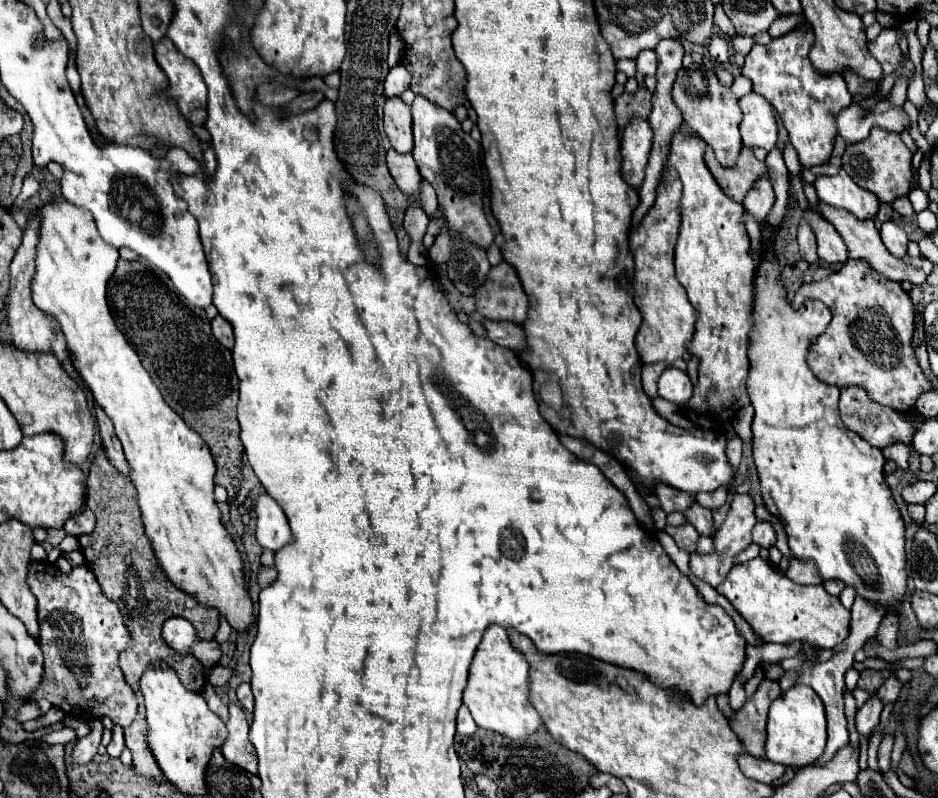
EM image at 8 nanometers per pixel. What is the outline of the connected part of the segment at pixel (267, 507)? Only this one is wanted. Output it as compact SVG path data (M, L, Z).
M267 492L257 496L255 512L257 512L257 542L263 548L275 552L291 542L291 528L287 516Z

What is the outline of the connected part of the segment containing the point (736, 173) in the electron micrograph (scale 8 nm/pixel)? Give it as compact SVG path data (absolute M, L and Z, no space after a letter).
M707 148L705 152L705 162L709 166L709 170L713 172L717 184L721 186L721 190L733 198L735 202L743 202L743 198L747 196L747 192L753 188L753 184L767 174L767 166L763 162L759 162L753 154L751 148L743 148L739 154L739 160L733 168L723 168L713 150Z

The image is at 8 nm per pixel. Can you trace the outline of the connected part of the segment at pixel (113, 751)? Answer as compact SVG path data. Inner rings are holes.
M115 725L112 731L111 742L106 747L107 754L110 757L119 757L125 748L124 731L119 725Z

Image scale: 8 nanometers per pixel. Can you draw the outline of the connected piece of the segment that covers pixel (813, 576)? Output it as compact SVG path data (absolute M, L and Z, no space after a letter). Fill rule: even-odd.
M795 558L791 560L785 576L791 578L795 584L819 584L821 582L813 562L801 562L801 560L795 560Z

